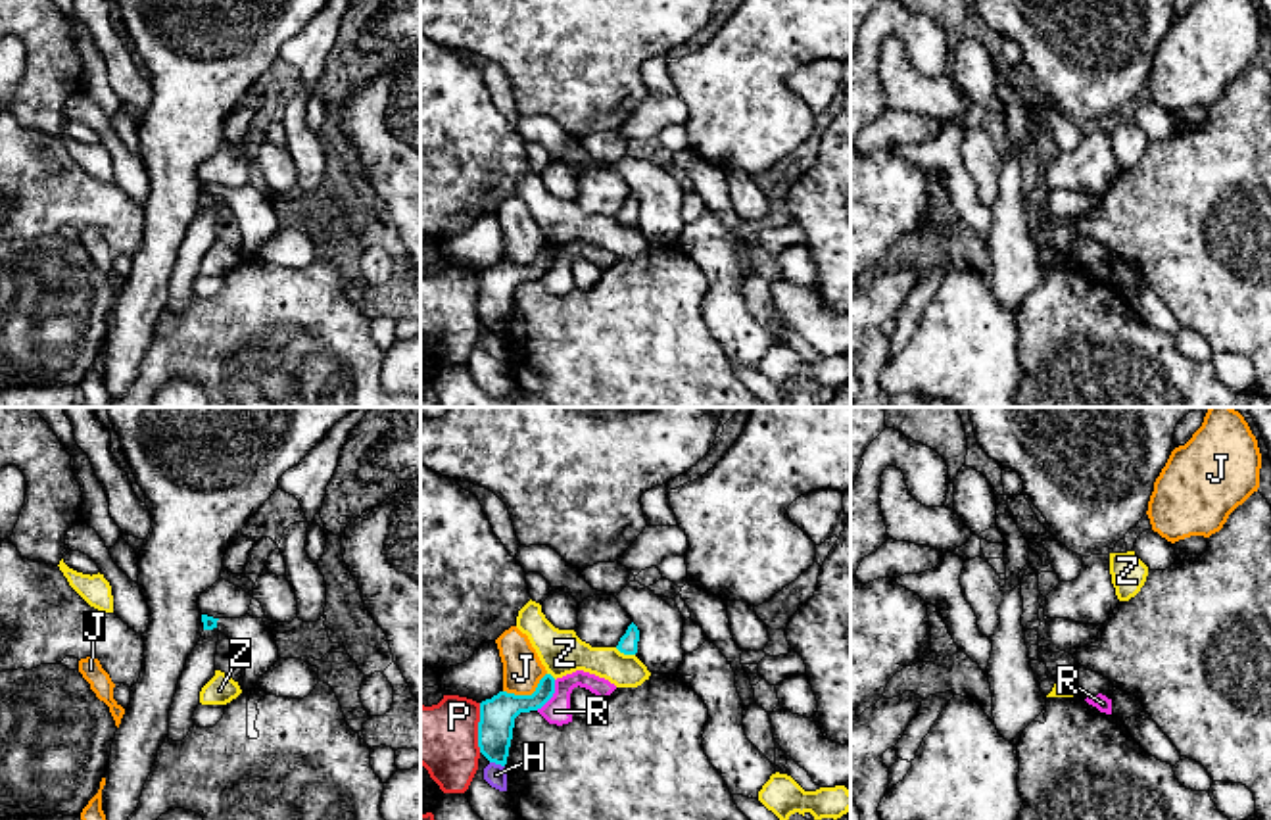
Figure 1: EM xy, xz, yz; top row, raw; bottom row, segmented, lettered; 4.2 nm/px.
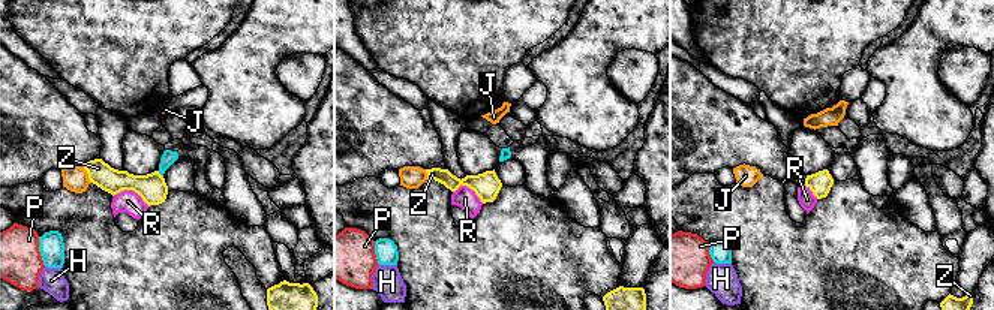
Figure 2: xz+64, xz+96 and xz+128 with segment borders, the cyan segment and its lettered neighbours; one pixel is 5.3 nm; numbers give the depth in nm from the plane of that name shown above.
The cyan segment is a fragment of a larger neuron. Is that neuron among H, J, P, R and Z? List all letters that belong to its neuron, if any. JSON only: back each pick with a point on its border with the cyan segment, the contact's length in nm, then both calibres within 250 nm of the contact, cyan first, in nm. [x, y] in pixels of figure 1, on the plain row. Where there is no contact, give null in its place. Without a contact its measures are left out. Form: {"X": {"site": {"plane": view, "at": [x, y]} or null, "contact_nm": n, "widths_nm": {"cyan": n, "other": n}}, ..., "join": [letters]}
{"join": []}

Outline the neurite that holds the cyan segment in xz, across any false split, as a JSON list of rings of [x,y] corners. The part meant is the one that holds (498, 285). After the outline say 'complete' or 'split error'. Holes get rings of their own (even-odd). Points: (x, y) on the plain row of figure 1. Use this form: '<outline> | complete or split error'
[[[545,244],[532,265],[499,261],[480,273],[478,317],[495,334],[505,336],[513,309],[515,288],[541,278],[555,263],[555,248]]] | complete

